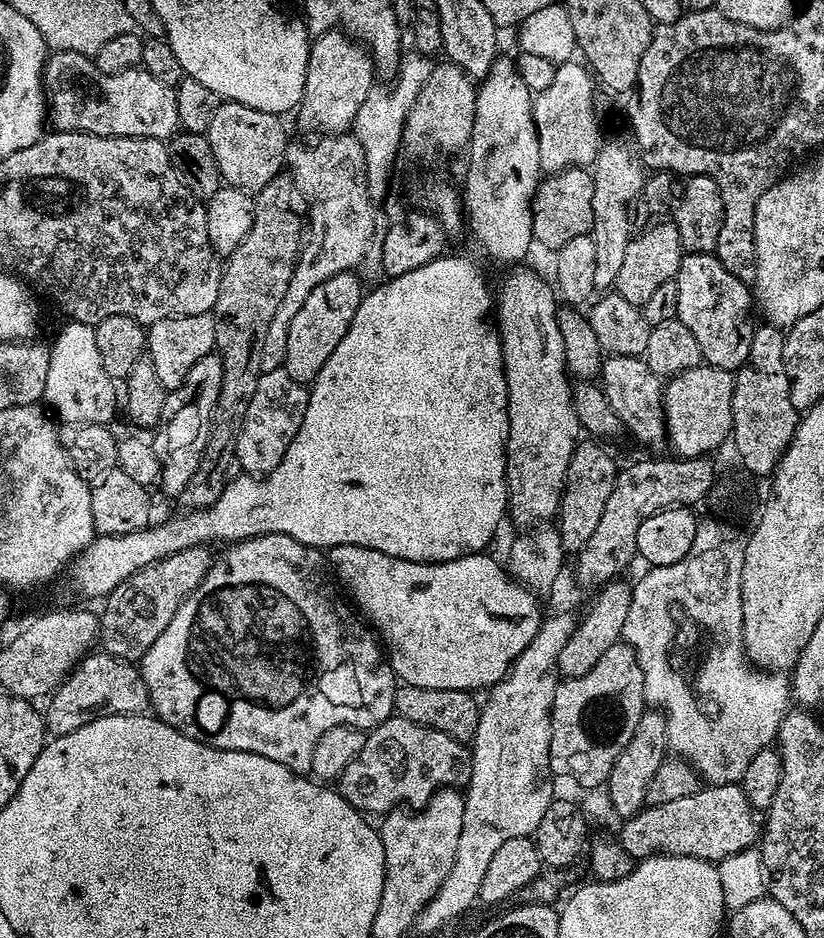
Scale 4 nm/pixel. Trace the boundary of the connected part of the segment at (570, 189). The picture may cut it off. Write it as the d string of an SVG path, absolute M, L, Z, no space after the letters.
M567 168L545 175L532 199L532 238L537 245L555 250L570 238L587 236L594 222L594 182L588 168Z

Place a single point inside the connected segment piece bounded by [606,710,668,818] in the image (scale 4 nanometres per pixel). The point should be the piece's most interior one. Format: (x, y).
(630, 782)

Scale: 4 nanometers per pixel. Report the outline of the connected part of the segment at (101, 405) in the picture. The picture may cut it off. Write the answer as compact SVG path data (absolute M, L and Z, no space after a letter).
M77 320L65 325L65 328L57 334L56 341L51 341L48 350L50 370L46 370L43 403L60 422L94 422L111 425L112 419L116 416L116 408L118 412L118 384L110 374L106 374L106 366L102 366L95 327Z

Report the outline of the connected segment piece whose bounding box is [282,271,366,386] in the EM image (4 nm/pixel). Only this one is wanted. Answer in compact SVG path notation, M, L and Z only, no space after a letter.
M355 271L334 274L322 282L322 286L314 286L314 290L310 290L306 302L302 302L302 310L298 310L294 322L290 322L290 334L286 334L286 358L282 367L286 374L290 374L290 378L294 378L294 382L308 386L318 378L318 370L326 366L326 358L330 358L338 342L346 338L346 330L350 330L350 322L354 322L354 314L358 314L358 306L365 295L361 277Z

